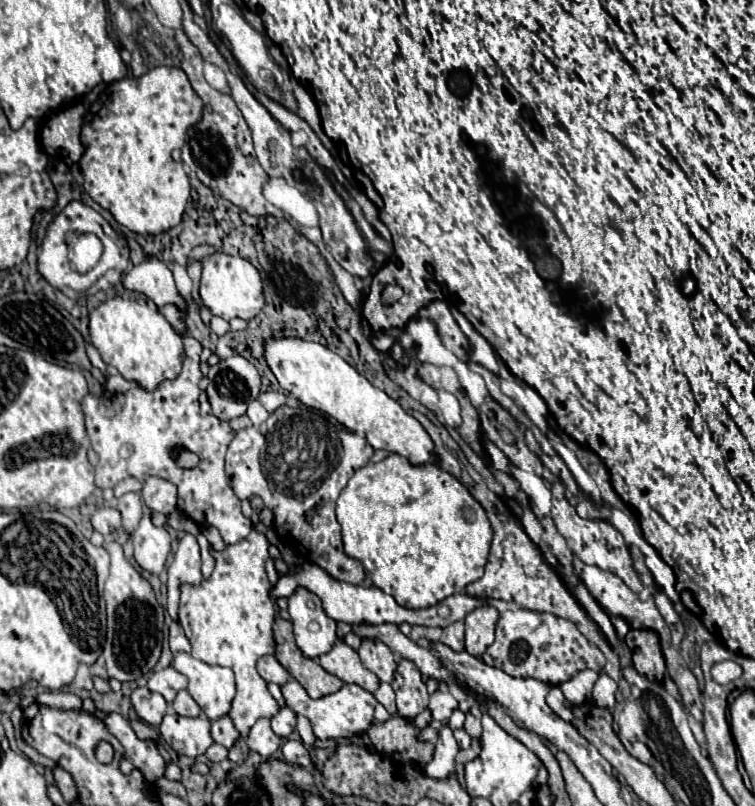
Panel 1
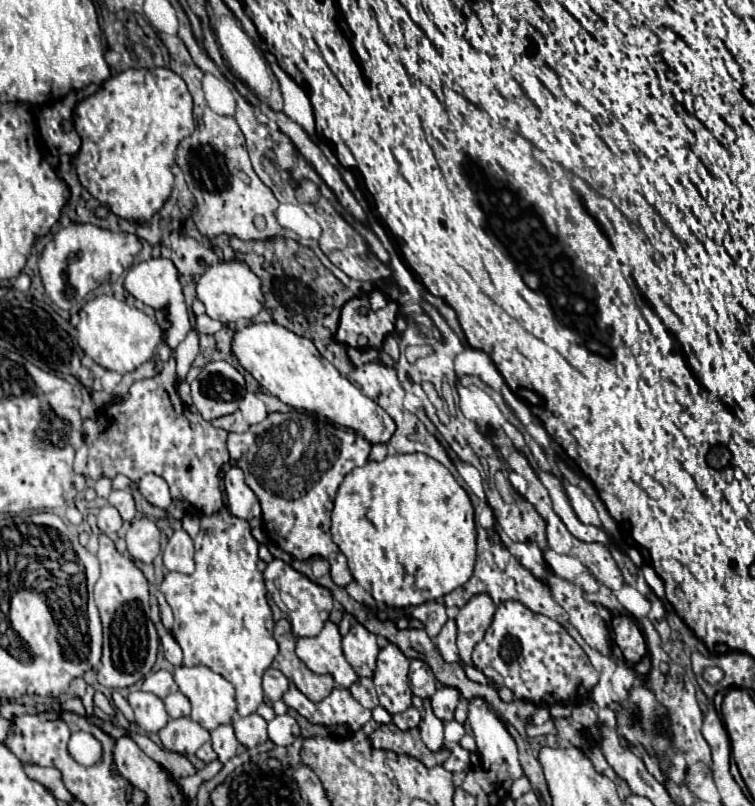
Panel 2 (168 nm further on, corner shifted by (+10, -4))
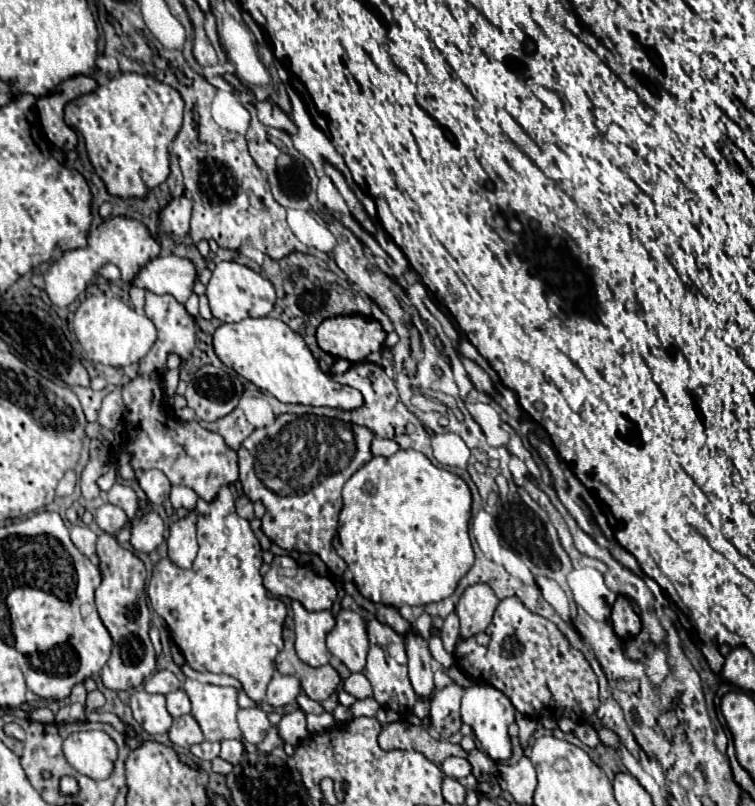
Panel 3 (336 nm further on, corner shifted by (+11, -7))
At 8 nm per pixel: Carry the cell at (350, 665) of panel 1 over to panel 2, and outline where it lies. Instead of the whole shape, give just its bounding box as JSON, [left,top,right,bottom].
[297,621,357,687]

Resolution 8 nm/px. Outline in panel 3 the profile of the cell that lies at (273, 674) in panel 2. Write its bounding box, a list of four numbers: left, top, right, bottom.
[266,672,300,706]

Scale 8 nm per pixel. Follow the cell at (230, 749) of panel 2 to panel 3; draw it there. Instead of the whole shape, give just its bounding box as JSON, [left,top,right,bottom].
[220,740,244,764]

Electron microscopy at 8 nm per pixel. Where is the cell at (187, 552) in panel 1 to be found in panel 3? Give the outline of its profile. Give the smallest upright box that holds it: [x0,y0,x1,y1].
[168,512,196,568]

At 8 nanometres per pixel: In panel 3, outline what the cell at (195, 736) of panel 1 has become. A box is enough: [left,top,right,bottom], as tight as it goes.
[168,714,204,748]

